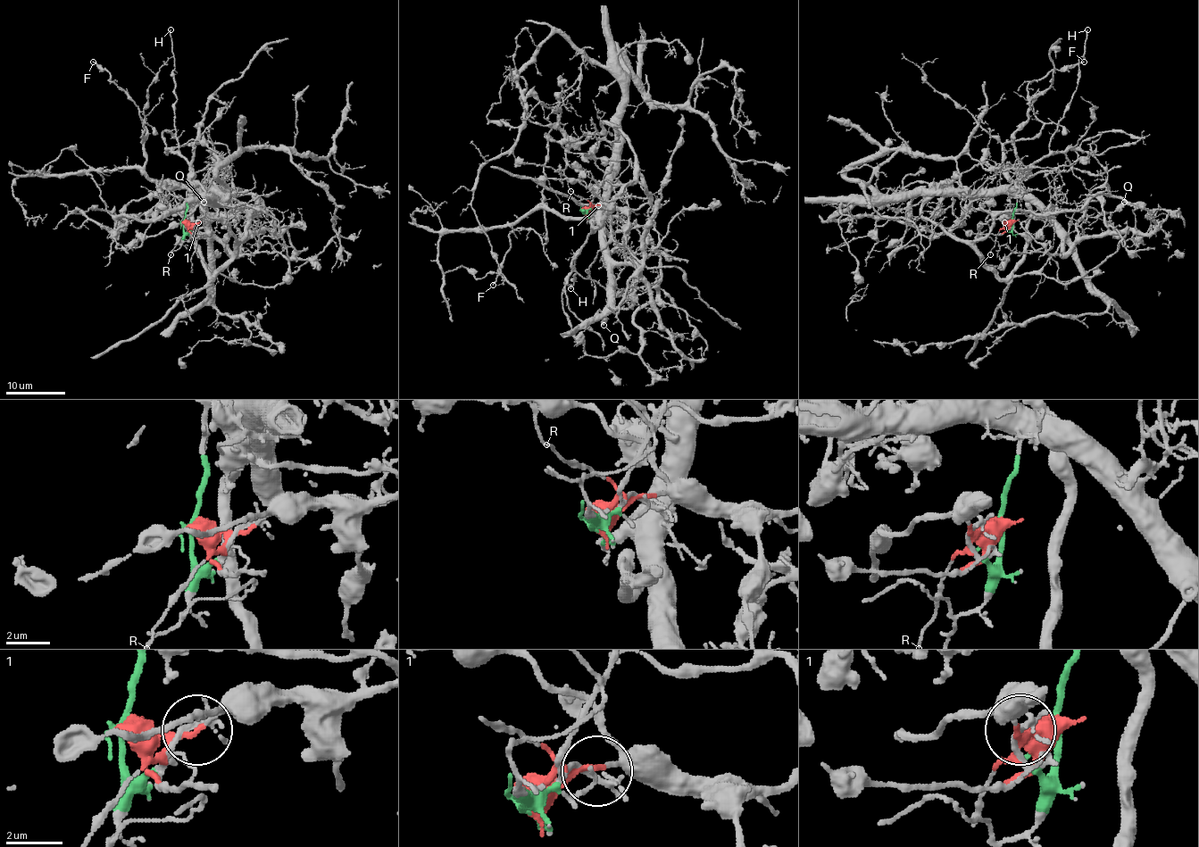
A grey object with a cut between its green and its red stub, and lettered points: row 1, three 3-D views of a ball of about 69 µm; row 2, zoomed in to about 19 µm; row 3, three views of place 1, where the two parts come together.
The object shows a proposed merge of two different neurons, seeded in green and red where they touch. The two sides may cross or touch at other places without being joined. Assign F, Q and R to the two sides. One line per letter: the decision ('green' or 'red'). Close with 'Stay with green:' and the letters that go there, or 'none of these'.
F: green
Q: red
R: red
Stay with green: F

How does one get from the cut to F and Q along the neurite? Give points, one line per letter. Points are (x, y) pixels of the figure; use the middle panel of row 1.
F: (585, 212), (586, 219), (560, 217), (545, 203), (546, 241), (517, 228), (493, 285)
Q: (585, 212), (603, 203), (648, 203), (653, 210), (651, 250), (658, 257), (660, 279), (603, 311), (603, 325)

